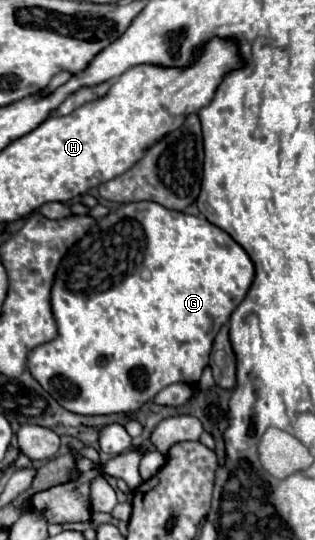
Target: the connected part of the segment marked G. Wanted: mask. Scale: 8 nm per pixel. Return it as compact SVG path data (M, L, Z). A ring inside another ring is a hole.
M135 202L135 204L123 204L117 210L111 210L109 216L101 218L89 234L79 240L63 258L63 268L59 266L55 284L51 290L51 304L53 304L53 314L57 320L59 334L53 342L41 344L29 352L27 366L31 376L69 412L75 414L115 414L115 412L135 412L139 410L145 402L153 400L153 396L163 390L165 386L183 382L189 386L195 386L209 364L209 352L213 346L213 340L219 332L219 328L229 320L231 312L241 304L245 298L251 282L255 278L255 266L247 252L221 228L213 226L205 218L183 214L177 210L169 210L157 202Z

